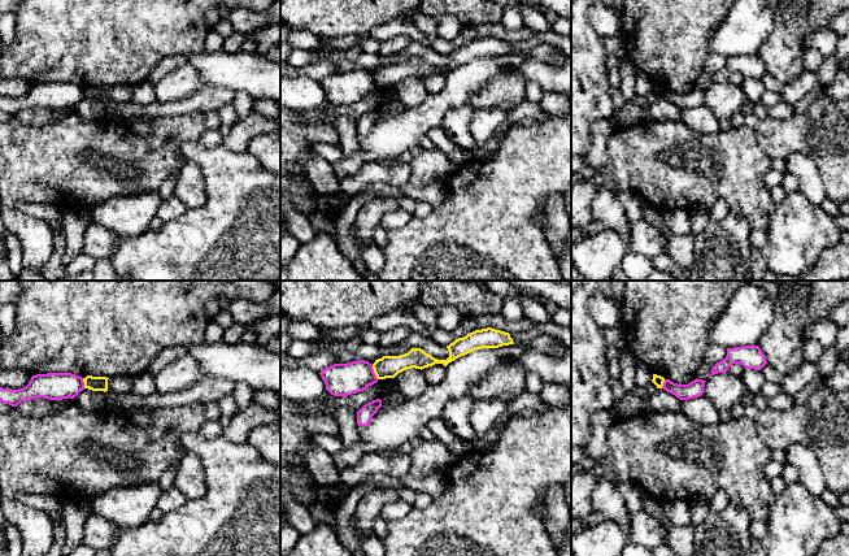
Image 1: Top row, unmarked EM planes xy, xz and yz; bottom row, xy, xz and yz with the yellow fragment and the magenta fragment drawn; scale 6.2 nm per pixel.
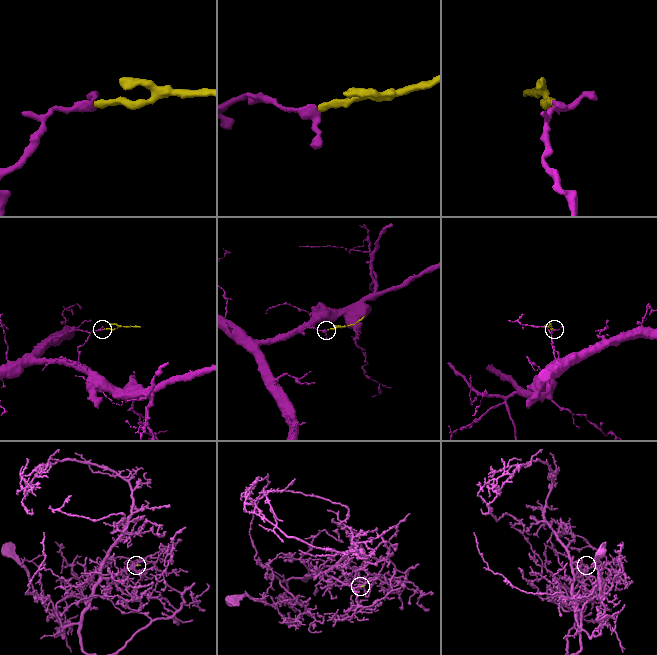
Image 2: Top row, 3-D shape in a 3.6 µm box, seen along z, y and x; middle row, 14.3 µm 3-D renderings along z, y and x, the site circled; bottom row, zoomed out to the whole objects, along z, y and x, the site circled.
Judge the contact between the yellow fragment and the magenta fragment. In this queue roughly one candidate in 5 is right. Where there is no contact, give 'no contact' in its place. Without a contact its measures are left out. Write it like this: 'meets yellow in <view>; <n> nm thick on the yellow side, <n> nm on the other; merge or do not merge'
meets yellow in xz; 140 nm thick on the yellow side, 200 nm on the other; do not merge

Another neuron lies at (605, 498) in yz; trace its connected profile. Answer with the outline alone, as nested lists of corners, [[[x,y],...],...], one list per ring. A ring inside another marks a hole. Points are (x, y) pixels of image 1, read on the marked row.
[[[601,478],[592,492],[592,511],[617,522],[628,534],[631,513],[618,492],[617,485],[606,478]]]

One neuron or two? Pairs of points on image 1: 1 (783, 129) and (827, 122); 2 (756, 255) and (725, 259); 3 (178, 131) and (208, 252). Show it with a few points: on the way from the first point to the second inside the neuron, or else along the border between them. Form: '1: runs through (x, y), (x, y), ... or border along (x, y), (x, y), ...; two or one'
1: runs through (793, 129), (817, 129); one
2: border along (752, 248), (749, 266); two
3: border along (197, 139), (181, 144), (179, 152), (184, 159); two

